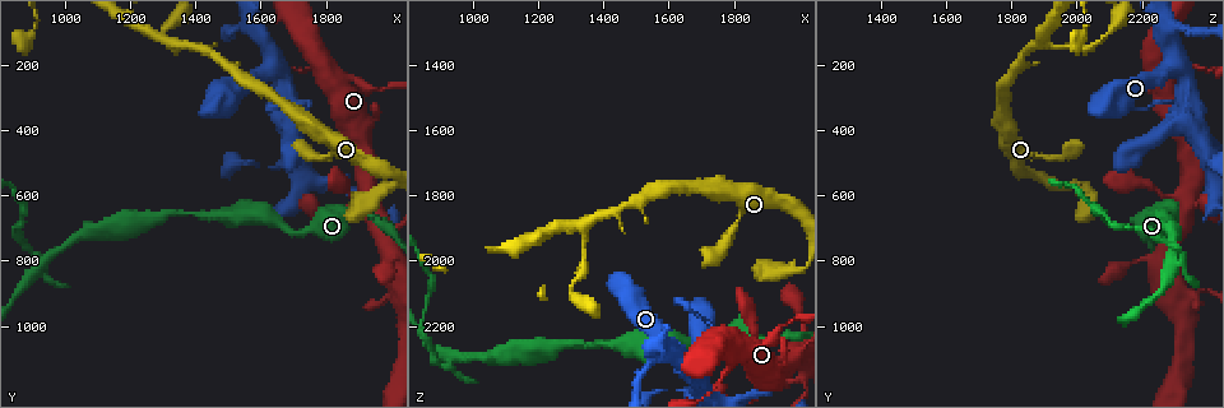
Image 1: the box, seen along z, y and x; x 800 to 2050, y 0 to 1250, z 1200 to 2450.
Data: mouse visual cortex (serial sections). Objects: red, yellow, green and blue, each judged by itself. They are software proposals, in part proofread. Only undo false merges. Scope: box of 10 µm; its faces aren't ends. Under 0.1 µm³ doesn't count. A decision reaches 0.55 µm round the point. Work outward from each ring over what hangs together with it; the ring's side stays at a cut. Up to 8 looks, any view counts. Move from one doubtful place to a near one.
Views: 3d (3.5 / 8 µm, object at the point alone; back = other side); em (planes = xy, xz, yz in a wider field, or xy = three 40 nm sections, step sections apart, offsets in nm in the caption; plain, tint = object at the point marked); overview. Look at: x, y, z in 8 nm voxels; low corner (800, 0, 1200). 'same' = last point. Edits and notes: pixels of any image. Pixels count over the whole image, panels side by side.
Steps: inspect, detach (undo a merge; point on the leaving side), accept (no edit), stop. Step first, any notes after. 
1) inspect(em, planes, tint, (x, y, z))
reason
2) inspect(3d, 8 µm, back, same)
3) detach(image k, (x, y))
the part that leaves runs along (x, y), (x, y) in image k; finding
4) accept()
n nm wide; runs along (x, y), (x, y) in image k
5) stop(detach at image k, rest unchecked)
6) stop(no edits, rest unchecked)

inspect(3d, 3.5 µm, (1580, 90, 2280))
a narrow waist

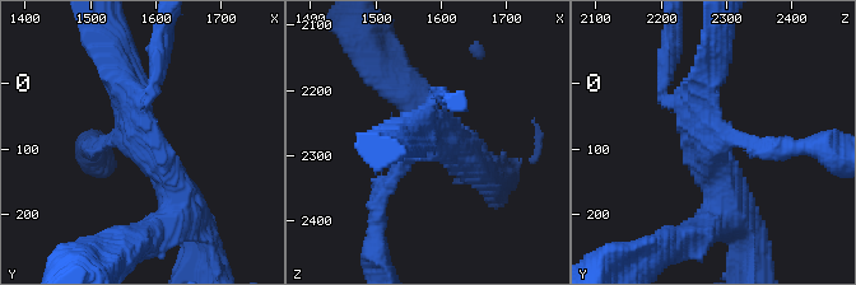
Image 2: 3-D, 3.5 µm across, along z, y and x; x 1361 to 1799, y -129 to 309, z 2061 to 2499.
inspect(em, planes, tint, (1570, 85, 2280))
4 arms; arms of 200, 200, 400, 450 nm; now the EM

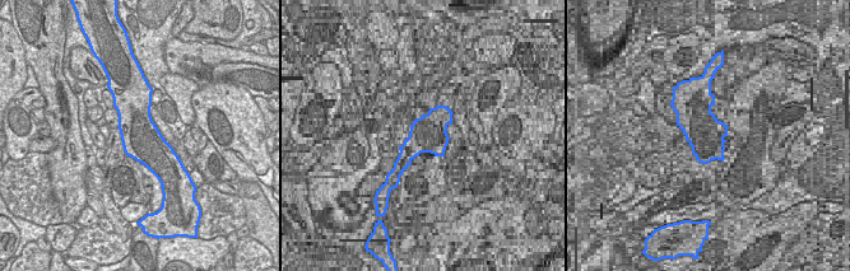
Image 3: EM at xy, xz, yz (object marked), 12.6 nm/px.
accept()
500 nm wide; runs along (180, 214), (136, 140), (93, 148) in image 2; one cell here

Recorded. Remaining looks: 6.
inspect(3d, 8 µm, (920, 810, 2300))
arms part here

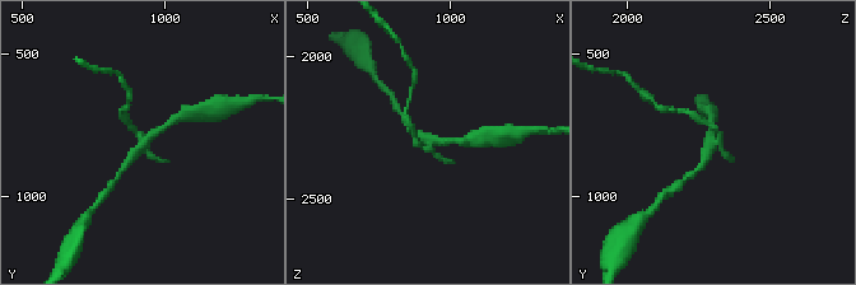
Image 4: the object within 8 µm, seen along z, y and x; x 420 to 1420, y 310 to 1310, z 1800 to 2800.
inspect(em, xy, step 5, tint, same)
need the tissue

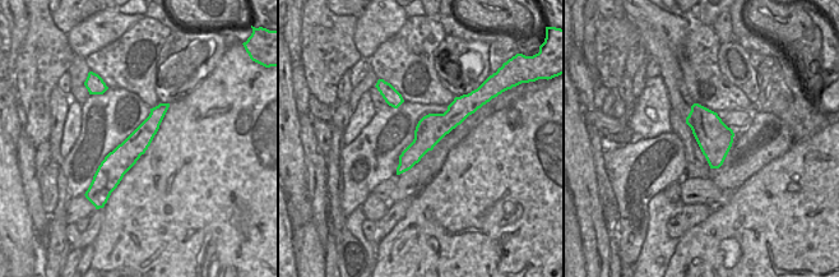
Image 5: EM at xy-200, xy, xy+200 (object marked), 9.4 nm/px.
accept()
280 nm wide; runs along (457, 140), (423, 149), (413, 134) in image 4; all the same cell

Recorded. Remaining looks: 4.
inspect(3d, 3.5 µm, (1360, 140, 1890))
sudden change in width

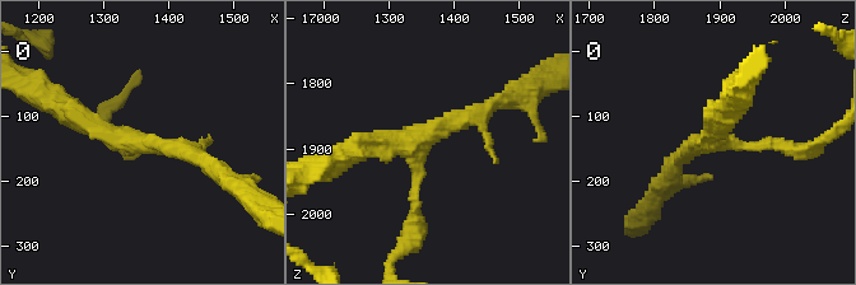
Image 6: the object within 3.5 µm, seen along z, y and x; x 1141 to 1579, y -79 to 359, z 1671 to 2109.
inspect(em, xy, step 5, tint, (1345, 140, 1890))
shape alone is not enough

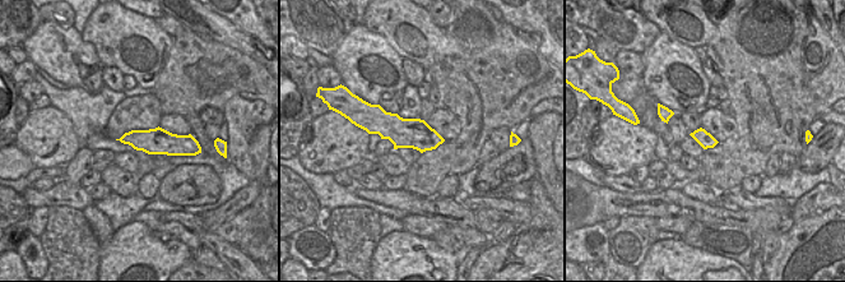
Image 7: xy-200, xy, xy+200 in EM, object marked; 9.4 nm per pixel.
accept()
runs along (205, 162), (116, 139), (56, 107) in image 6; continuous, no second cell

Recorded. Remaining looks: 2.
stop(no edits, rest unchecked)

